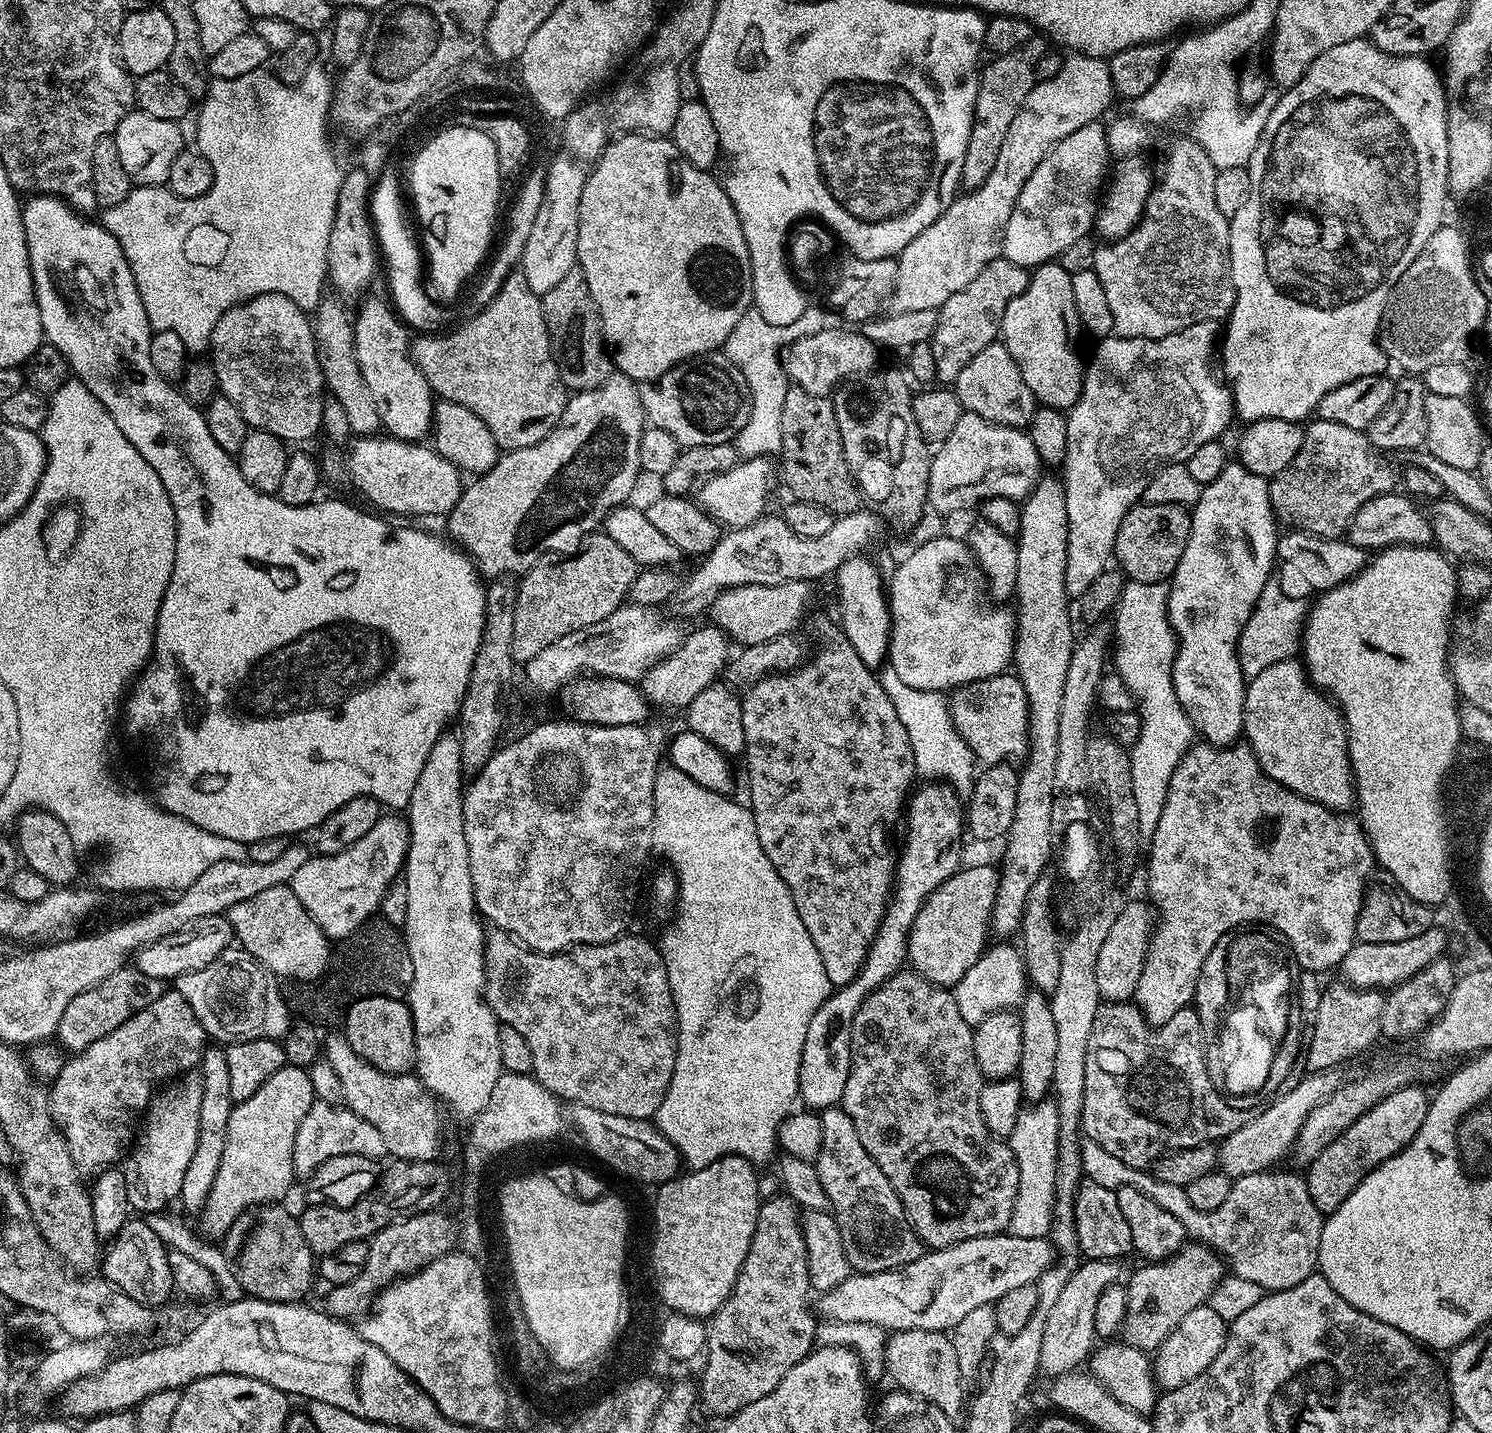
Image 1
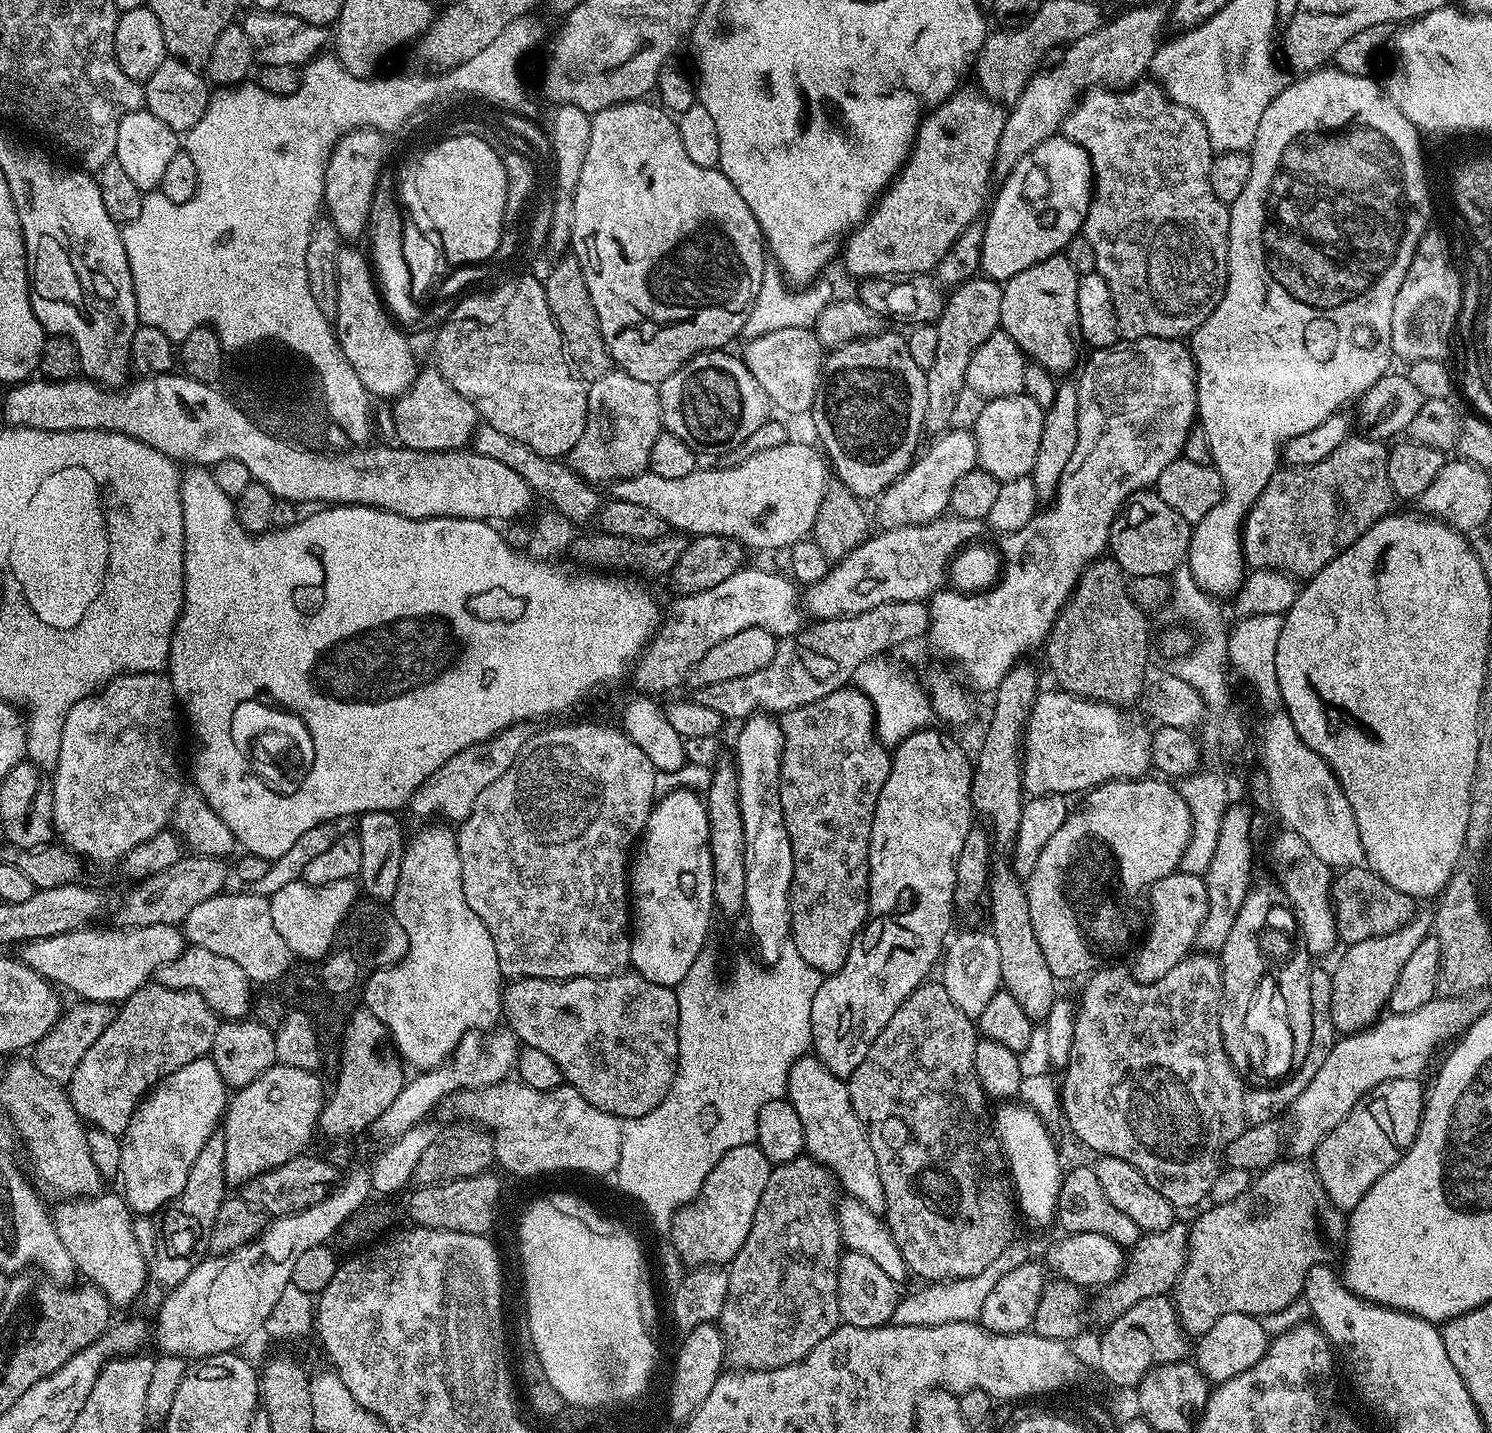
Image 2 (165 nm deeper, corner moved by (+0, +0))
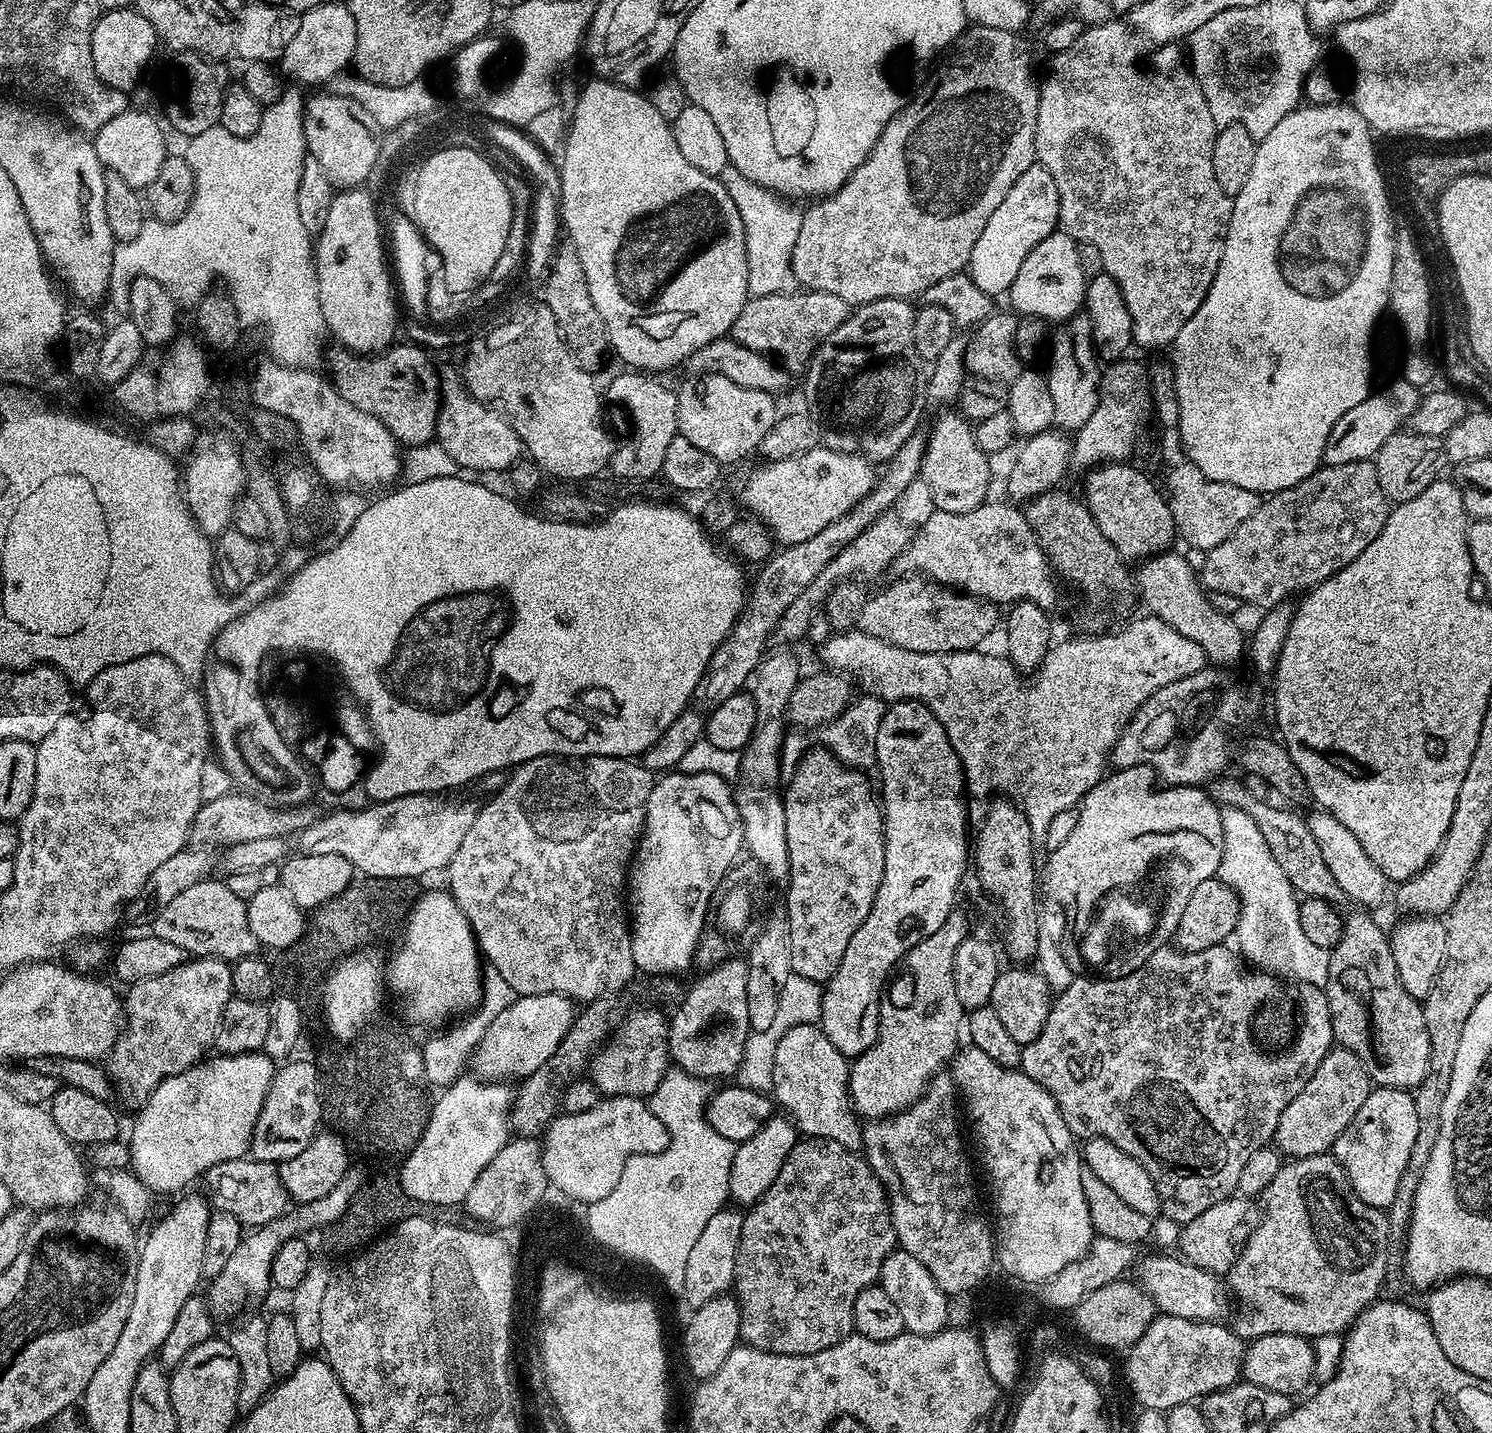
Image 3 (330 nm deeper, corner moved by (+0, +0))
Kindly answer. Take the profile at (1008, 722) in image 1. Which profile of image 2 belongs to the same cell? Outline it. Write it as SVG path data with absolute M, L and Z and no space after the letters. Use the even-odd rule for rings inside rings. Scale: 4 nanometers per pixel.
M1063 690L1055 691L1041 691L1037 695L1024 729L1022 779L1029 797L1054 794L1068 798L1071 792L1083 794L1110 780L1143 777L1147 773L1144 771L1153 767L1152 732L1138 717L1131 716L1131 711L1098 700L1083 700Z

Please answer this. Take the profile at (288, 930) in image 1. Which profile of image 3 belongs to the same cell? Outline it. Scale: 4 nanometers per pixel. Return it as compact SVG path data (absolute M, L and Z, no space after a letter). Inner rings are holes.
M216 879L199 880L162 906L162 910L151 917L151 935L174 946L182 946L185 953L196 958L216 956L220 960L235 962L243 956L253 955L258 945L250 930L248 905L235 896L223 879Z

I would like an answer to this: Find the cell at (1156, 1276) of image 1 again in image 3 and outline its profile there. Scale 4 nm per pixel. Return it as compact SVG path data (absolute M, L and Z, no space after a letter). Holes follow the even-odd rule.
M1331 1154L1281 1163L1278 1174L1262 1193L1263 1200L1264 1217L1255 1221L1256 1229L1254 1224L1226 1273L1227 1291L1231 1295L1233 1292L1244 1307L1234 1323L1236 1335L1251 1342L1266 1334L1313 1338L1343 1333L1361 1312L1376 1303L1388 1276L1388 1239L1394 1235L1394 1229L1387 1211L1358 1198L1342 1166Z

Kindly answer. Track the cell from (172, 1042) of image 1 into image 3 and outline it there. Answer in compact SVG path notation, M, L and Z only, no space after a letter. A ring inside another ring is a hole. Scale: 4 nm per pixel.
M216 956L188 958L158 978L138 981L127 992L122 1000L122 1031L106 1057L106 1071L115 1095L136 1110L166 1077L182 1074L209 1055L222 1010L234 995L232 964Z

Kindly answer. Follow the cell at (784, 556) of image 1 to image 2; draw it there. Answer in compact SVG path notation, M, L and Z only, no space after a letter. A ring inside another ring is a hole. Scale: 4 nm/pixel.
M949 429L941 433L923 454L913 461L911 467L896 479L877 499L877 512L880 526L885 528L901 528L903 525L925 524L943 515L948 509L950 494L953 493L954 483L962 474L975 471L977 467L977 442L975 435L969 429Z

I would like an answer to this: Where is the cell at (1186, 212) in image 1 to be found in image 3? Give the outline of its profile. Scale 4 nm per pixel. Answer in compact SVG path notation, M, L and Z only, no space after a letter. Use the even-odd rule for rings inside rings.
M1115 19L1106 24L1085 27L1082 38L1078 38L1074 46L1051 57L1052 69L1048 72L1048 81L1039 85L1036 158L1043 168L1050 170L1050 178L1054 178L1054 186L1058 186L1059 227L1069 232L1078 242L1088 241L1098 246L1104 271L1110 274L1110 278L1114 278L1114 282L1118 282L1126 310L1130 310L1133 341L1144 348L1167 349L1178 338L1178 330L1182 330L1182 326L1194 318L1194 310L1202 306L1214 282L1214 274L1218 274L1218 262L1222 262L1222 250L1230 226L1233 197L1228 196L1226 190L1218 186L1218 178L1214 178L1214 142L1218 129L1210 114L1210 106L1206 106L1206 96L1202 94L1202 88L1198 86L1196 76L1186 59L1185 49L1179 43L1162 44L1153 47L1153 52L1147 56L1143 46L1145 47L1141 37L1127 23Z

